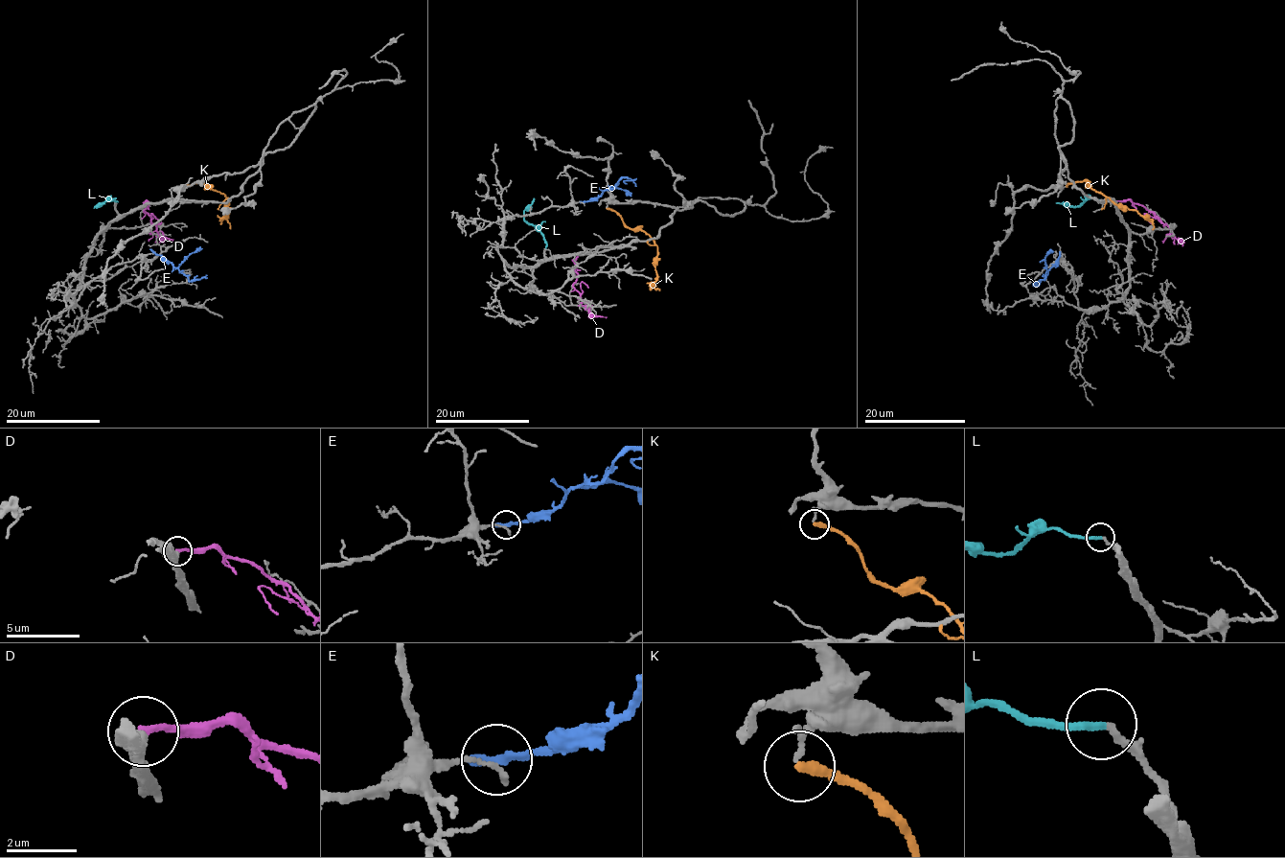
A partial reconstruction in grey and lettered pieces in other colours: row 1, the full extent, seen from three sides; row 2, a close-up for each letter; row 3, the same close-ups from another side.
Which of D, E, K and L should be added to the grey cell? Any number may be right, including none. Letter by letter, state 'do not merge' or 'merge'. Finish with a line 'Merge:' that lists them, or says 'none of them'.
D: do not merge
E: do not merge
K: do not merge
L: merge
Merge: L

